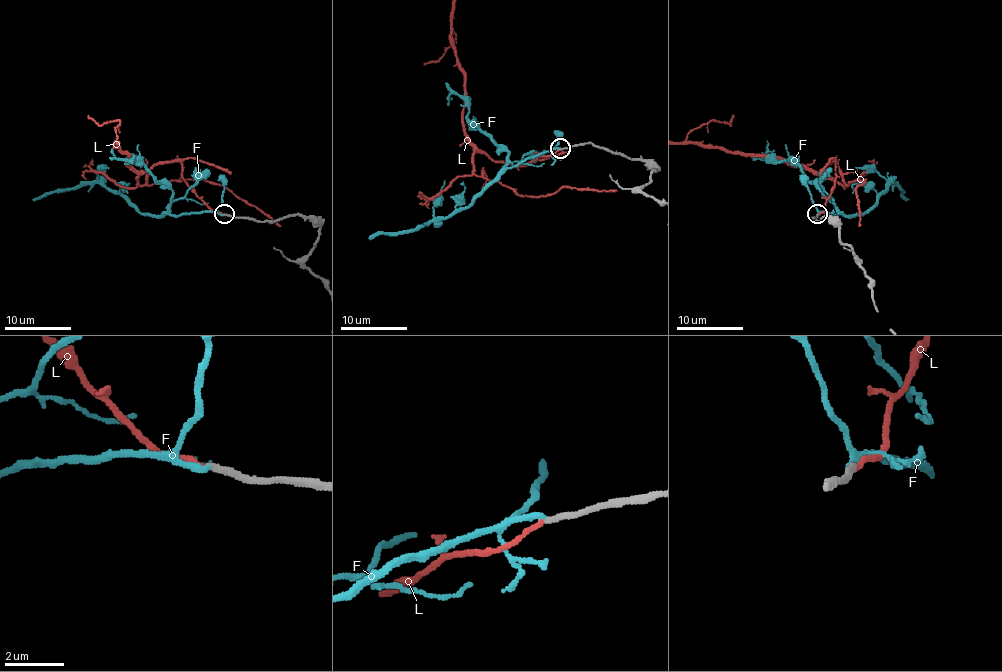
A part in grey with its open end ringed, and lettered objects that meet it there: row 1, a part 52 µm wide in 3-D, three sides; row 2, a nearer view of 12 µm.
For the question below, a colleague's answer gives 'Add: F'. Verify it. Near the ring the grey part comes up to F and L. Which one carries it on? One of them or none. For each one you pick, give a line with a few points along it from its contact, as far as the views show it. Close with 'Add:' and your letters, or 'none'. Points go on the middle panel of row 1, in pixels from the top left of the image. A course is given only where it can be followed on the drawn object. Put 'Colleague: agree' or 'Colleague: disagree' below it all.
F: Its course: (560, 148), (529, 156), (505, 168), (467, 206), (432, 222), (368, 237)
Add: F
Colleague: agree

